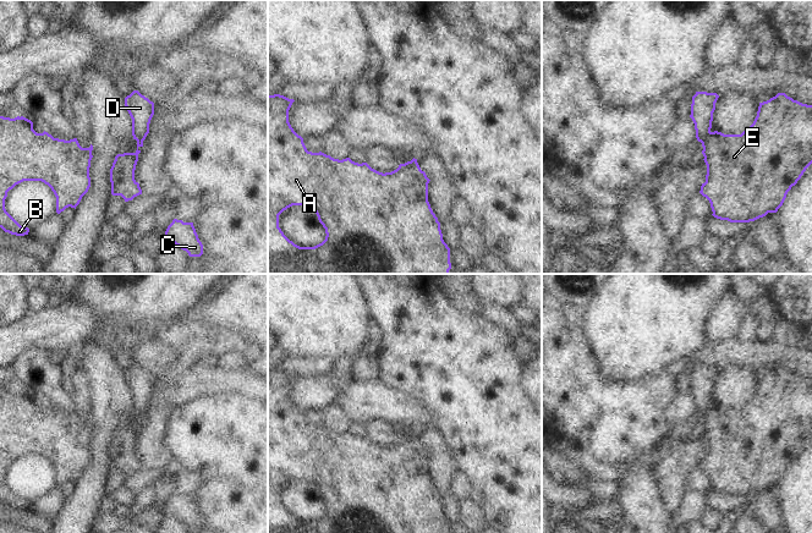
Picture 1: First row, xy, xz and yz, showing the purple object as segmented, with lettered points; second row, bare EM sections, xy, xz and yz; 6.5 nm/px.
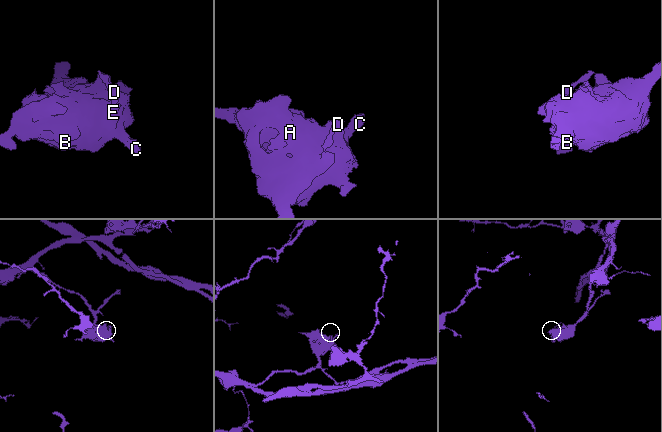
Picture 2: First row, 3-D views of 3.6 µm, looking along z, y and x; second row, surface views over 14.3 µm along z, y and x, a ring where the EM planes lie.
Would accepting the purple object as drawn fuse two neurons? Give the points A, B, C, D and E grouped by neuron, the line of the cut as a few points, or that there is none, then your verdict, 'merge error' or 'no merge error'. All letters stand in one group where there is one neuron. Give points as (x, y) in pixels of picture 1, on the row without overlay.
groups A B C E / D; cut yz (711, 406), (701, 416); merge error

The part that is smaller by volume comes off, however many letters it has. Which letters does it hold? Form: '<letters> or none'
D

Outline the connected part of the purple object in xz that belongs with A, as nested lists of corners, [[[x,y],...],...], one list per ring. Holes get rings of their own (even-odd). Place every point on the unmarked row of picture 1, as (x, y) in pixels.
[[[280,368],[268,369],[268,533],[450,533],[450,522],[443,513],[440,496],[428,476],[430,454],[417,434],[412,433],[383,447],[367,436],[308,425],[303,412],[289,396],[293,375]],[[292,479],[304,479],[316,485],[327,507],[322,517],[300,521],[284,509],[279,501],[279,489]]]

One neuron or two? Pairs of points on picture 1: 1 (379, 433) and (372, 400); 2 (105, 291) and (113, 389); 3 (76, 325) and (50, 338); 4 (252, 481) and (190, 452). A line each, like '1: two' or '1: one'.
1: two
2: two
3: one
4: one

